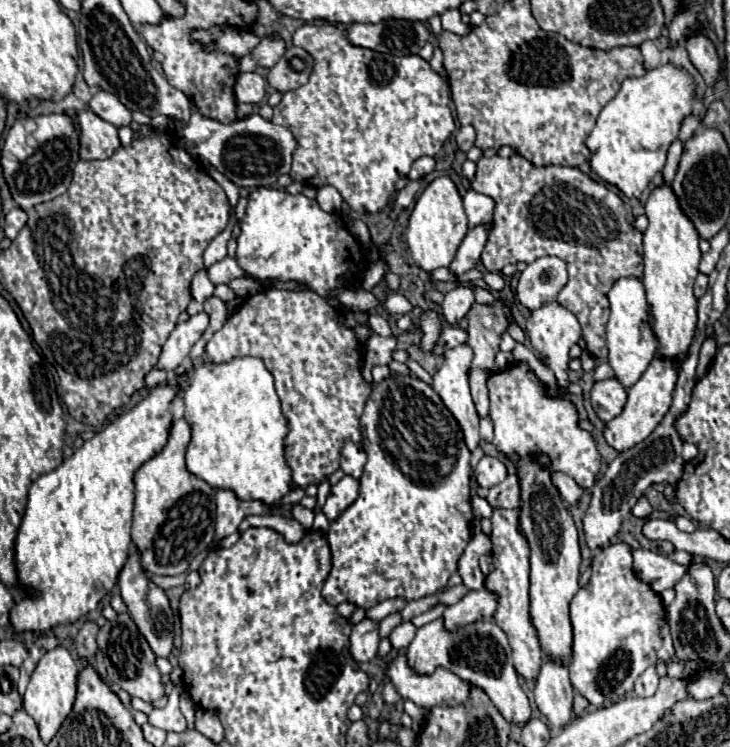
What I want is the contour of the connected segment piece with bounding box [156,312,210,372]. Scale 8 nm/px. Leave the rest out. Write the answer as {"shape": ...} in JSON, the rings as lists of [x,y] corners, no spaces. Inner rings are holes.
{"shape":[[[200,312],[196,316],[190,316],[184,324],[178,324],[176,330],[170,334],[168,342],[164,344],[164,350],[160,354],[160,362],[156,368],[162,368],[166,372],[172,372],[176,366],[180,366],[186,358],[190,348],[200,340],[204,330],[208,328],[210,316],[206,312]]]}

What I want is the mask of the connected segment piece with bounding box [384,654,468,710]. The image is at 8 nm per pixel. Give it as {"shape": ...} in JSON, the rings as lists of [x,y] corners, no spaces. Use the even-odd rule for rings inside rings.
{"shape":[[[406,654],[392,658],[384,674],[402,698],[410,698],[414,704],[428,710],[432,706],[456,706],[468,696],[468,682],[444,668],[436,668],[430,676],[420,676],[410,668]]]}

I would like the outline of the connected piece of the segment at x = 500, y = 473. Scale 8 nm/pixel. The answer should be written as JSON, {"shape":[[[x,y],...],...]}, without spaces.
{"shape":[[[484,456],[478,462],[474,474],[476,474],[476,480],[482,488],[492,488],[506,478],[506,466],[494,456]]]}

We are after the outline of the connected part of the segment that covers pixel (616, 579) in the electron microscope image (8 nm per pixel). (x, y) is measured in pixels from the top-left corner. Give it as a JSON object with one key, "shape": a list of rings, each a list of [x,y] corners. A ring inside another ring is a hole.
{"shape":[[[614,544],[592,558],[590,582],[570,602],[574,642],[570,652],[570,682],[592,706],[616,702],[632,690],[634,680],[652,664],[662,644],[658,628],[664,622],[664,606],[650,586],[638,582],[630,570],[630,546]]]}

